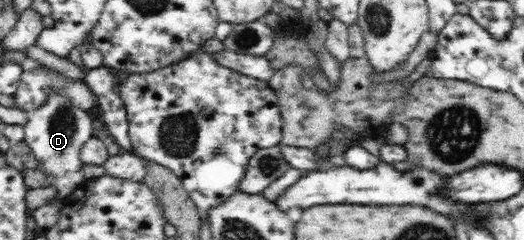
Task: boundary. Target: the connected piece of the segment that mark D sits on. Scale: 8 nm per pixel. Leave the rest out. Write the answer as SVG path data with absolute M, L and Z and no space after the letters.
M51 94L39 108L27 111L28 120L22 127L24 129L24 141L31 148L33 155L41 162L43 172L51 178L53 186L59 190L57 198L63 200L73 192L73 186L83 180L83 172L77 170L81 166L81 150L83 146L92 137L93 123L87 111L71 105L63 95Z

